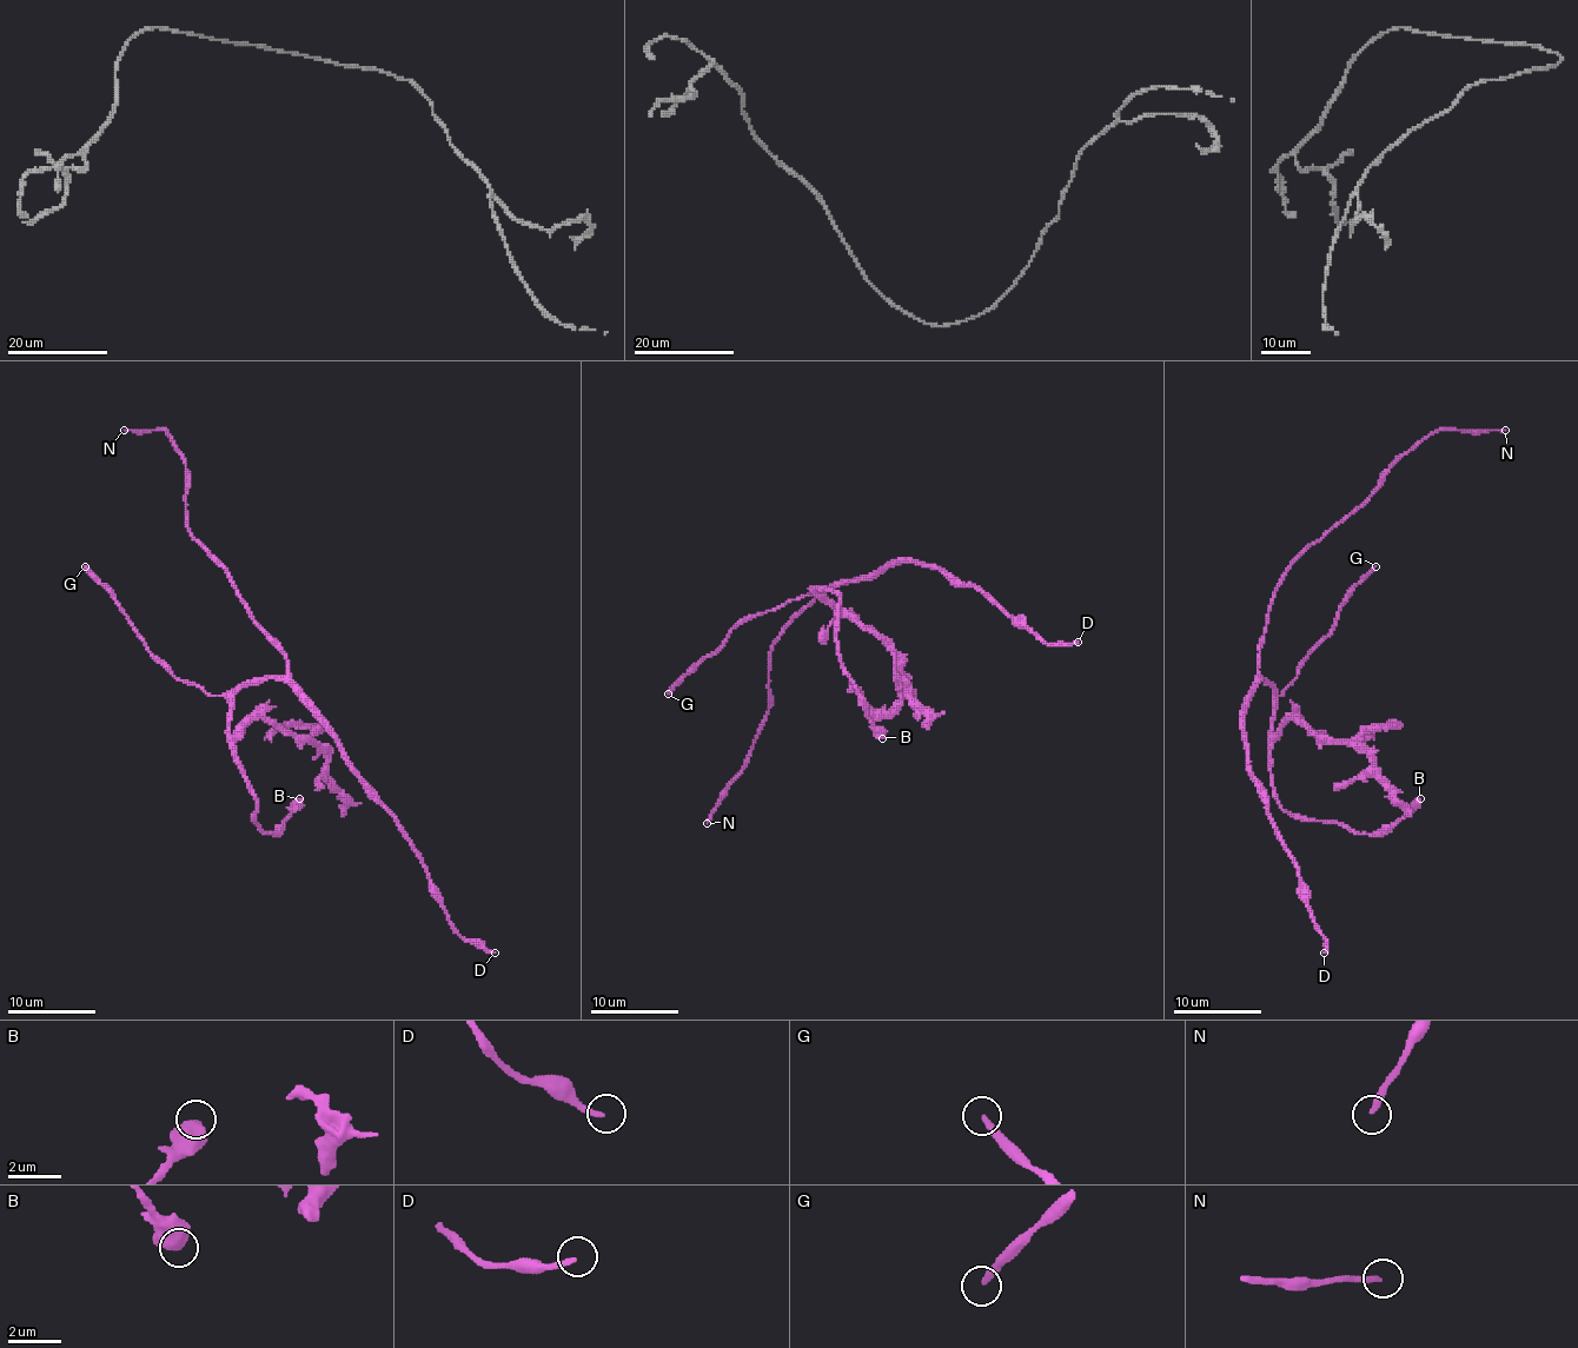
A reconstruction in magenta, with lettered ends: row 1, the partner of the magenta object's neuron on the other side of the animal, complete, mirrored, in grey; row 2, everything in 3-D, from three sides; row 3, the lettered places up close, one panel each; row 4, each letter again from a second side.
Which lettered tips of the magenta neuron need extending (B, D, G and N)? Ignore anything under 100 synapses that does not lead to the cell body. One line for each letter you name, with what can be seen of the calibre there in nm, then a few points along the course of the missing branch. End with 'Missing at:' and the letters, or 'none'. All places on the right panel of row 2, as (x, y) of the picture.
N: 200 nm
Missing at: N

